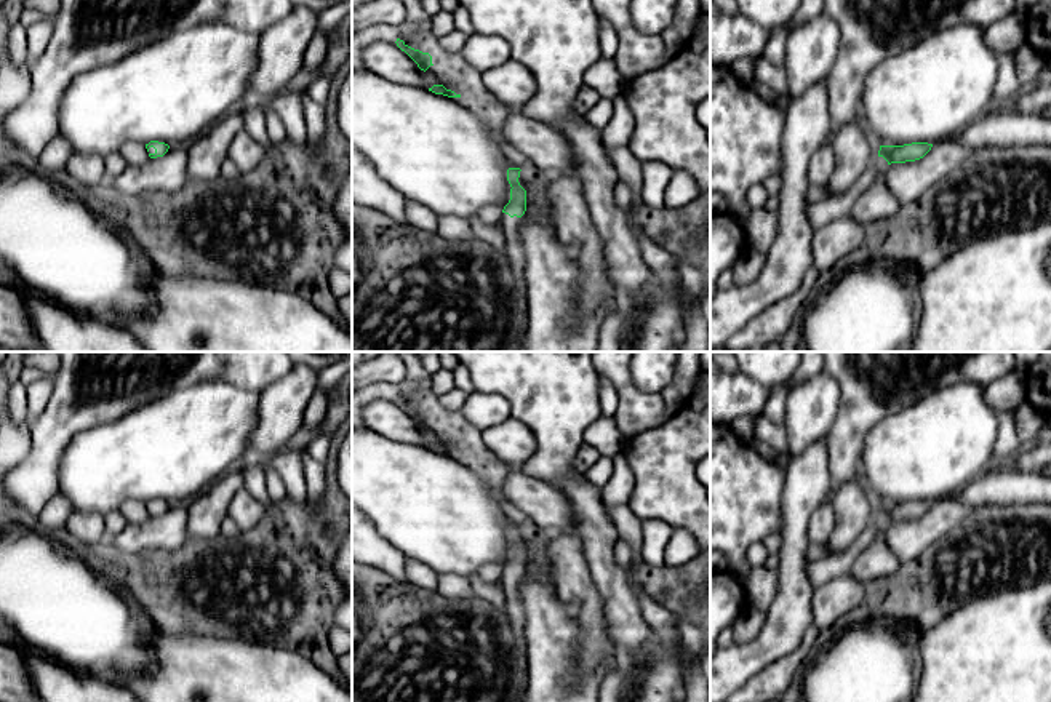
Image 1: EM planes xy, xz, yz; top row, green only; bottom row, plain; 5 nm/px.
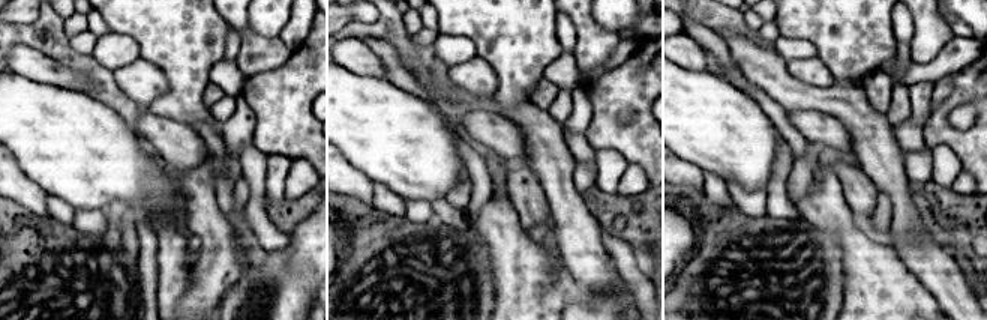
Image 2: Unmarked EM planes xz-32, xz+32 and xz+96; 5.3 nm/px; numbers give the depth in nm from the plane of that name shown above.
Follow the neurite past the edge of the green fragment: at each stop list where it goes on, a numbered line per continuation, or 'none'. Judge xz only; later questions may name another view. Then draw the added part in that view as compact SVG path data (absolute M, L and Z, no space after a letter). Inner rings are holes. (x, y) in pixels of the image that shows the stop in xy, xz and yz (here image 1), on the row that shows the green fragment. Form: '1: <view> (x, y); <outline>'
1: xz (514, 248); M502 213L502 217L498 225L502 229L506 237L506 253L515 273L520 310L522 313L526 313L528 310L526 281L525 281L526 256L520 240L517 238L518 217L517 216L510 217L509 214Z

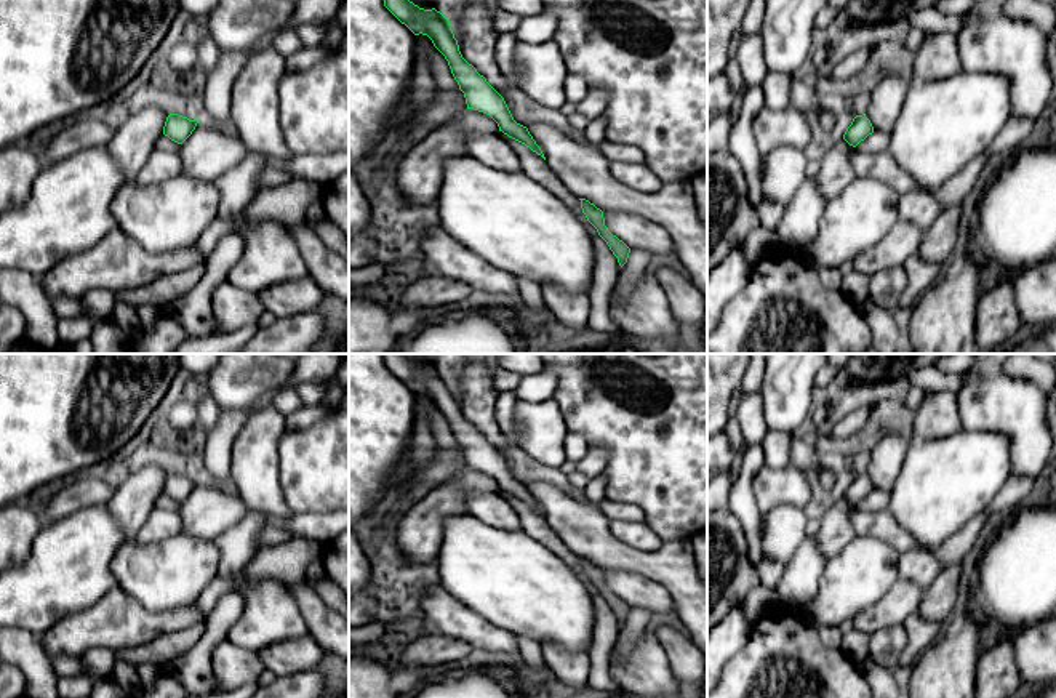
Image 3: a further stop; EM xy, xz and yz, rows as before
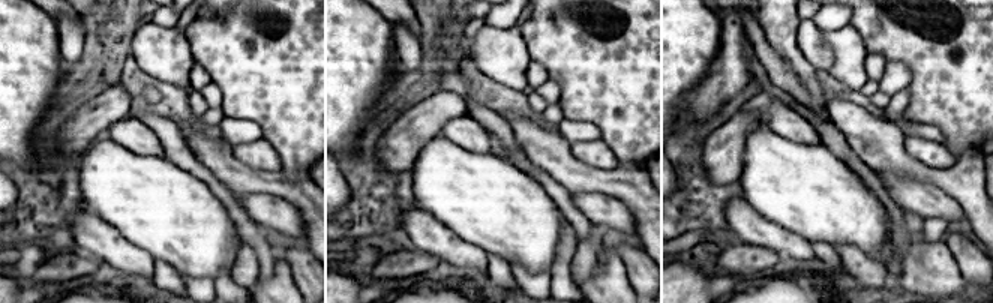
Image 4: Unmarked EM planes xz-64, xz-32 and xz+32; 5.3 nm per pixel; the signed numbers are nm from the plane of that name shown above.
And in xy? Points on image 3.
none

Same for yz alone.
none

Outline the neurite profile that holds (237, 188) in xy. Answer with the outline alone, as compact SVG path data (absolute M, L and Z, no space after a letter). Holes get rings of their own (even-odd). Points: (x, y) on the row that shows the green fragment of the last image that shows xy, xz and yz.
M250 152L243 162L214 181L221 195L221 218L234 221L242 216L243 210L259 194L256 179L262 170L267 170L264 154Z

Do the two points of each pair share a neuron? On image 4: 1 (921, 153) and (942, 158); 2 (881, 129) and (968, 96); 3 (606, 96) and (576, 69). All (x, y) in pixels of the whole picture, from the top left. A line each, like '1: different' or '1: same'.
1: same
2: different
3: same

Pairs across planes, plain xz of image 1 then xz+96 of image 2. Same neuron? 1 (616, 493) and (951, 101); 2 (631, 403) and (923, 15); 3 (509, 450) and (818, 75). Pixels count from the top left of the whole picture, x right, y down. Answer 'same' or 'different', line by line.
1: different
2: same
3: same

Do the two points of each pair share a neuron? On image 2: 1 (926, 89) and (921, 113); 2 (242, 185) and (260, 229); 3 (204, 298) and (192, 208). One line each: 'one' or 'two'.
1: one
2: two
3: one

